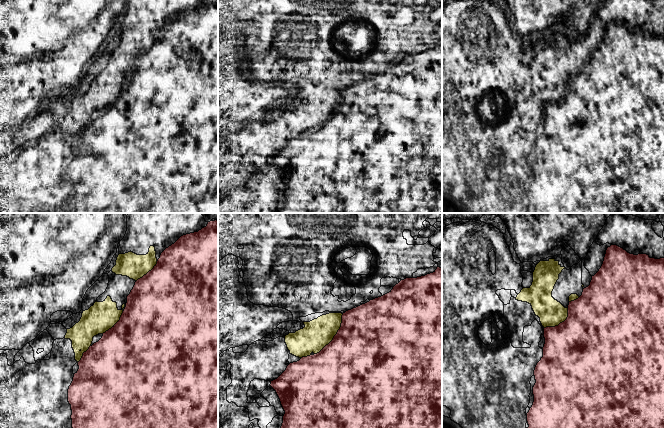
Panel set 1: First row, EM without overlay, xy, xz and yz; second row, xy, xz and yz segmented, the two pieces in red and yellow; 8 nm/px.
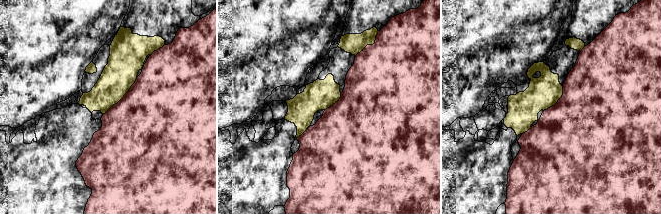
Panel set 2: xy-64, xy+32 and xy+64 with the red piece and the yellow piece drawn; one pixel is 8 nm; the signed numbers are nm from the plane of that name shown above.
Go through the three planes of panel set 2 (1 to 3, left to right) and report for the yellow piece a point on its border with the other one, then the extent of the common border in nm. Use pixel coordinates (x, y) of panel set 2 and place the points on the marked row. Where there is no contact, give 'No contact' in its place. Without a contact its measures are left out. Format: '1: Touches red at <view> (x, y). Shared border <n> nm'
1: Touches red at xy-64 (123, 97). Shared border 400 nm
2: Touches red at xy+32 (370, 45). Shared border 280 nm
3: Touches red at xy+64 (558, 101). Shared border 260 nm

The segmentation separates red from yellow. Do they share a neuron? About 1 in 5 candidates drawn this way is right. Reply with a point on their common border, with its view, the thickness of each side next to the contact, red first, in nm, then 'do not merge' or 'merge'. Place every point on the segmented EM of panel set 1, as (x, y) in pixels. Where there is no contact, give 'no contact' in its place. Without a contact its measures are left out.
xz (334, 336) | 500/240 nm | merge

